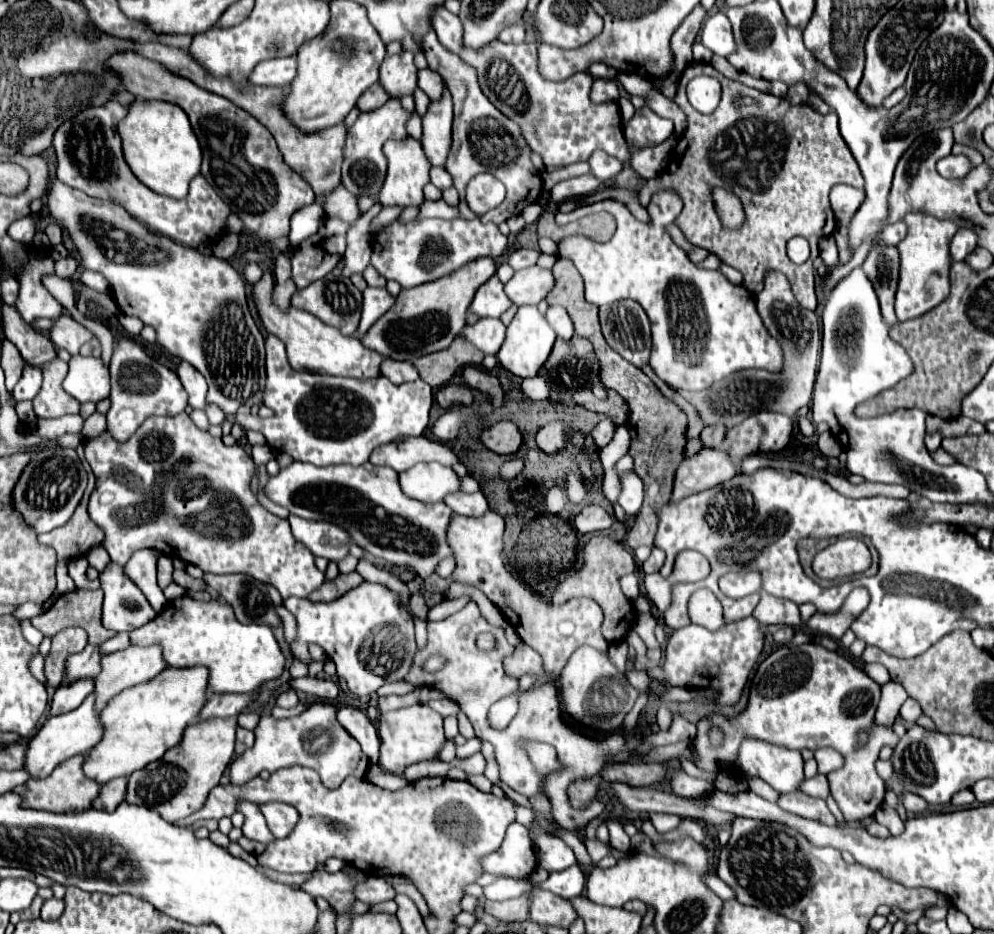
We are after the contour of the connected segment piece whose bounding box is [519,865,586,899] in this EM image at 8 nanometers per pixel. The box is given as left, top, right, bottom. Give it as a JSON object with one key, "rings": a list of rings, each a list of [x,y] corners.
{"rings":[[[572,865],[572,867],[564,869],[564,871],[552,871],[548,875],[548,879],[538,883],[538,885],[532,883],[529,877],[519,880],[529,882],[533,888],[546,889],[546,891],[550,891],[554,895],[564,897],[564,899],[572,899],[572,897],[582,895],[584,885],[586,885],[586,877],[584,877],[584,873],[582,873],[582,869],[578,865]]]}

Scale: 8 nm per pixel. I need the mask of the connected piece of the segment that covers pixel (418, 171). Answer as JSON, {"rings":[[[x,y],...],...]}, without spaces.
{"rings":[[[410,135],[404,139],[398,139],[398,141],[386,141],[384,155],[388,159],[388,175],[386,175],[384,187],[378,195],[378,201],[382,205],[402,205],[402,207],[422,205],[422,201],[424,201],[422,187],[430,181],[428,171],[432,169],[432,165],[428,161],[428,157],[424,155],[420,141],[416,141]]]}

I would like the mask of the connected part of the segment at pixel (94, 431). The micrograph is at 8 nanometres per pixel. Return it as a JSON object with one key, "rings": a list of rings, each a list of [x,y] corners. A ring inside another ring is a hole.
{"rings":[[[96,411],[96,413],[92,413],[92,415],[86,419],[84,429],[82,429],[82,435],[84,435],[86,439],[90,439],[90,437],[100,435],[102,431],[106,431],[106,417]]]}

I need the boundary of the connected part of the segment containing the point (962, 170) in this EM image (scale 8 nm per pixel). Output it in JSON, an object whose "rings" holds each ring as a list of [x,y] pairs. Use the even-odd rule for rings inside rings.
{"rings":[[[948,155],[948,157],[942,157],[938,163],[936,163],[936,169],[942,177],[956,177],[956,179],[962,179],[972,167],[970,167],[970,161],[964,157],[964,155]]]}

